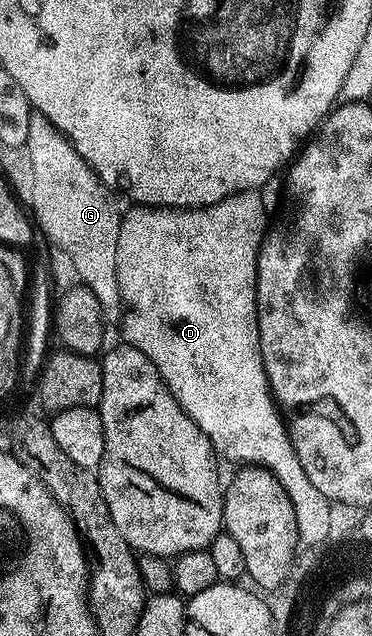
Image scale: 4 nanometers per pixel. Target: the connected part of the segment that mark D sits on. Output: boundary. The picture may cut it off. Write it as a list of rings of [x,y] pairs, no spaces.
[[[242,190],[225,200],[221,200],[212,206],[199,206],[195,210],[180,210],[177,206],[141,206],[132,205],[131,211],[124,213],[119,220],[119,235],[117,236],[117,272],[115,279],[119,285],[119,292],[123,302],[121,310],[121,327],[123,326],[122,341],[126,345],[137,348],[137,352],[145,352],[157,368],[161,380],[169,388],[173,400],[181,404],[181,408],[209,436],[211,447],[215,449],[220,459],[228,458],[235,464],[254,464],[268,468],[281,480],[281,488],[289,496],[293,504],[293,512],[297,516],[297,530],[299,541],[305,547],[318,547],[324,539],[326,527],[333,521],[333,503],[321,492],[317,492],[316,486],[305,476],[305,468],[301,468],[301,460],[297,460],[297,452],[291,443],[291,437],[287,434],[287,426],[280,409],[271,396],[271,388],[267,383],[267,373],[264,372],[261,360],[261,344],[259,343],[259,329],[257,328],[257,304],[255,303],[255,281],[257,280],[257,260],[261,256],[259,245],[263,242],[263,233],[267,230],[267,206],[263,203],[262,193],[259,190]]]

